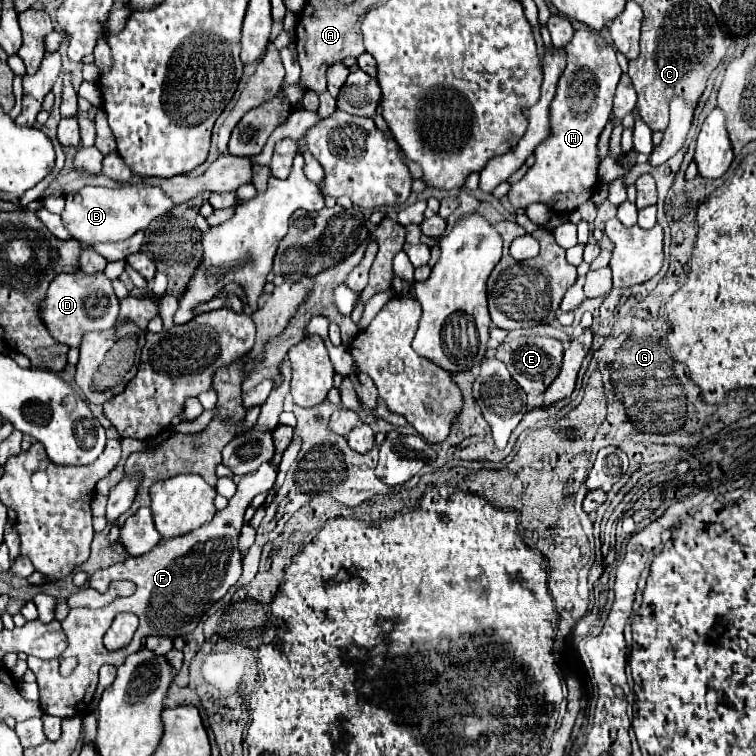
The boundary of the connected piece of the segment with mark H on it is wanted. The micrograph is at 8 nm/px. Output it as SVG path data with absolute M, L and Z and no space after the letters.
M575 31L565 51L567 67L551 103L551 137L537 145L535 165L509 191L509 201L517 209L541 201L557 213L569 213L591 197L597 183L597 141L613 111L613 97L623 71L615 59L615 49L595 31Z

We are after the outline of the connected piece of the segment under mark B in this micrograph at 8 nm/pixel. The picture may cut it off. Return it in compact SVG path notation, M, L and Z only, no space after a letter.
M137 177L133 183L125 183L119 189L107 187L83 187L77 193L67 195L65 209L61 213L63 225L69 235L85 245L107 243L107 241L123 241L131 237L139 229L147 229L149 223L157 217L167 215L173 209L173 199L157 185L151 185Z

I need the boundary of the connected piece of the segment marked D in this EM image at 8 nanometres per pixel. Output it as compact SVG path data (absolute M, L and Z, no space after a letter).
M83 271L57 275L55 281L51 281L49 285L49 293L41 309L41 317L45 319L51 337L69 347L79 347L81 337L87 331L109 329L117 321L117 315L119 315L119 299L115 297L111 281L105 277L105 273L87 275Z

